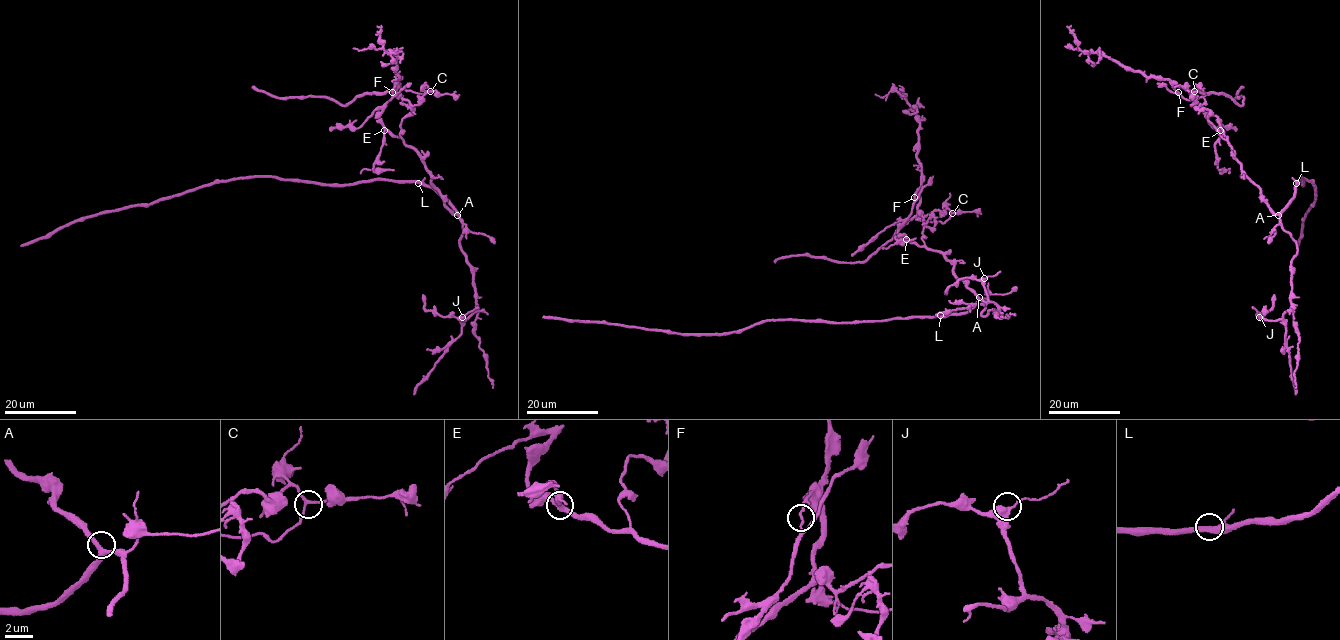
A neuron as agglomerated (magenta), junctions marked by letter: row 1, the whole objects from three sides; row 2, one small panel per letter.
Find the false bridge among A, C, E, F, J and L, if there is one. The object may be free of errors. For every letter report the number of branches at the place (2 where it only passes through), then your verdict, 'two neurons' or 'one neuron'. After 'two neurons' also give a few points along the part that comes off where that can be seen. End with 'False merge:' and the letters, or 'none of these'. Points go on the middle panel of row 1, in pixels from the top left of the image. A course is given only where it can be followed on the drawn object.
A: 3 | one neuron
C: 3 | one neuron
E: 3 | one neuron
F: 2 | two neurons | (914, 197), (917, 191), (920, 203), (917, 213), (864, 261), (834, 262), (808, 255), (773, 261)
J: 2 | one neuron
L: 2 | one neuron
False merge: F

